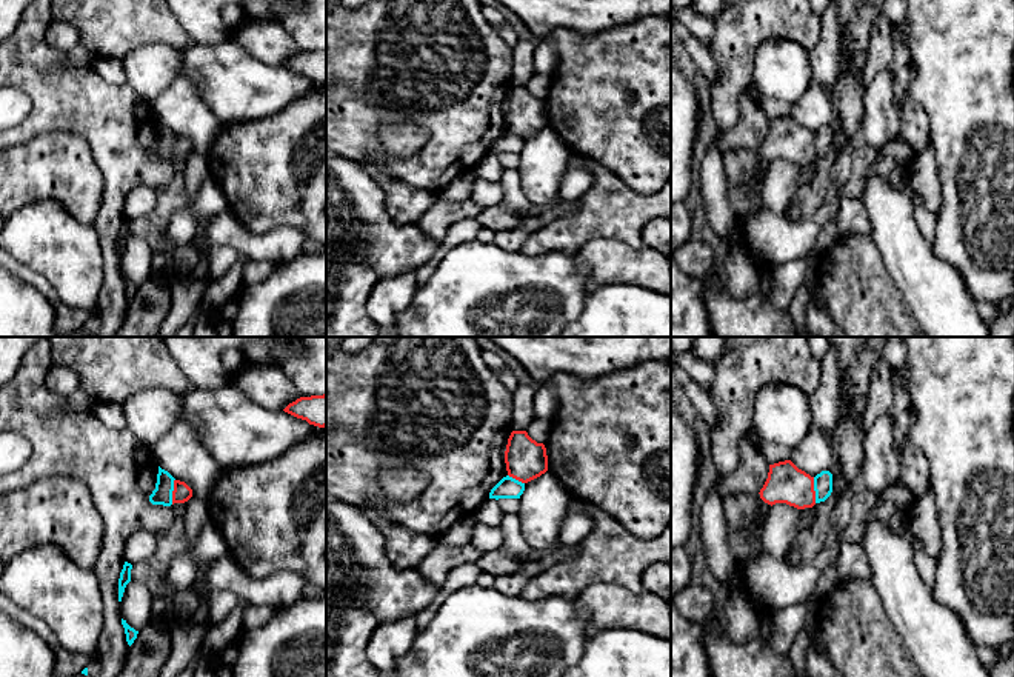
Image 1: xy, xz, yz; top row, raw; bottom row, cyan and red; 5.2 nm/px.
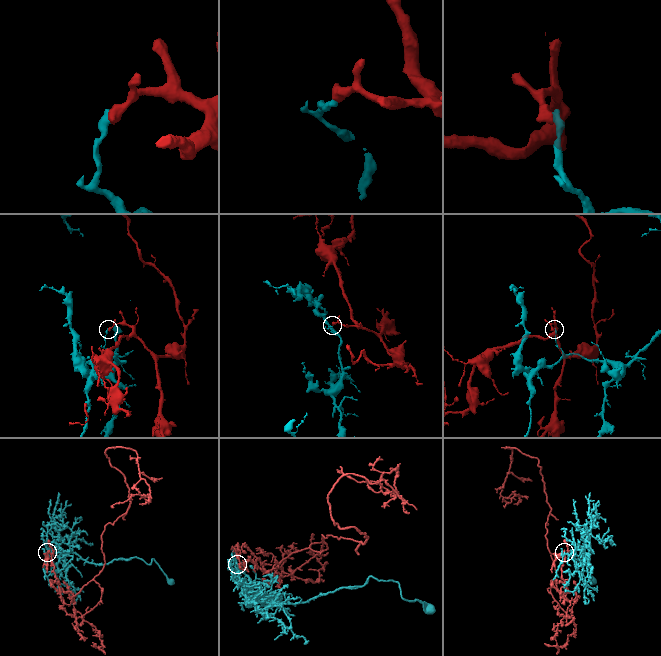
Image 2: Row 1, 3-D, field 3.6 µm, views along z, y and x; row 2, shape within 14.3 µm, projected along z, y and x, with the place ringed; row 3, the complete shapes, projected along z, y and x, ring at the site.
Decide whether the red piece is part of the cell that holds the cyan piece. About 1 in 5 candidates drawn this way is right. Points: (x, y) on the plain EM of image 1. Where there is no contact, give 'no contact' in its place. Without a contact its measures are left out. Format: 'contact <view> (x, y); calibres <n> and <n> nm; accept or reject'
contact yz (814, 145); calibres 100 and 200 nm; reject

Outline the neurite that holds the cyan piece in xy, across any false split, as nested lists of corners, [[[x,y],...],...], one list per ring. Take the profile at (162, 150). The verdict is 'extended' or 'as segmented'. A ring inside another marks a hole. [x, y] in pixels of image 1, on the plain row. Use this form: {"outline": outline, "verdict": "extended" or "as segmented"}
{"outline": [[[158,122],[155,145],[149,151],[152,160],[172,160],[174,132]]], "verdict": "as segmented"}

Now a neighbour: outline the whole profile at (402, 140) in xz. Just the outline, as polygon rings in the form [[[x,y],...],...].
[[[389,125],[382,126],[377,137],[385,154],[409,157],[423,148],[428,132],[414,125]]]

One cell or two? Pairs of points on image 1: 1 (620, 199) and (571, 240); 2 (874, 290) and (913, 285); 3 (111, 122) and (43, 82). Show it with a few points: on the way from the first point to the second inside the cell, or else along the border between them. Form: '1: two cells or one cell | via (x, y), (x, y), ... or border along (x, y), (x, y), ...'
1: one cell | via (608, 210), (583, 228)
2: two cells | border along (880, 254), (893, 283), (914, 319)
3: one cell | via (94, 110), (60, 94)

